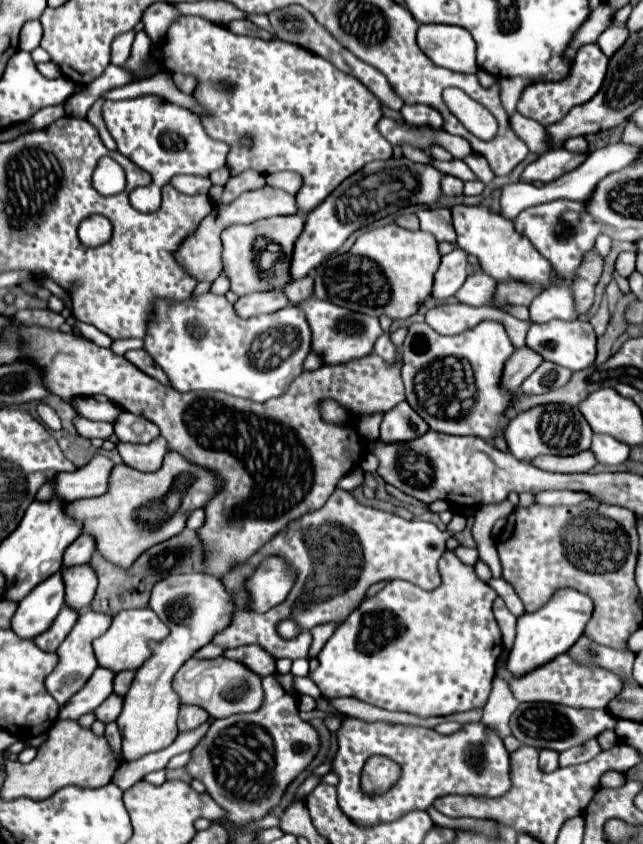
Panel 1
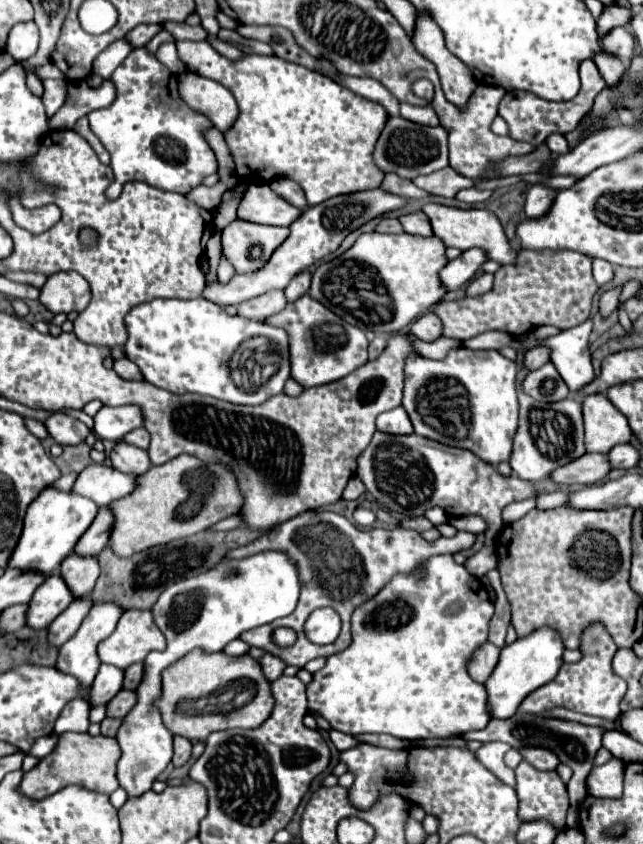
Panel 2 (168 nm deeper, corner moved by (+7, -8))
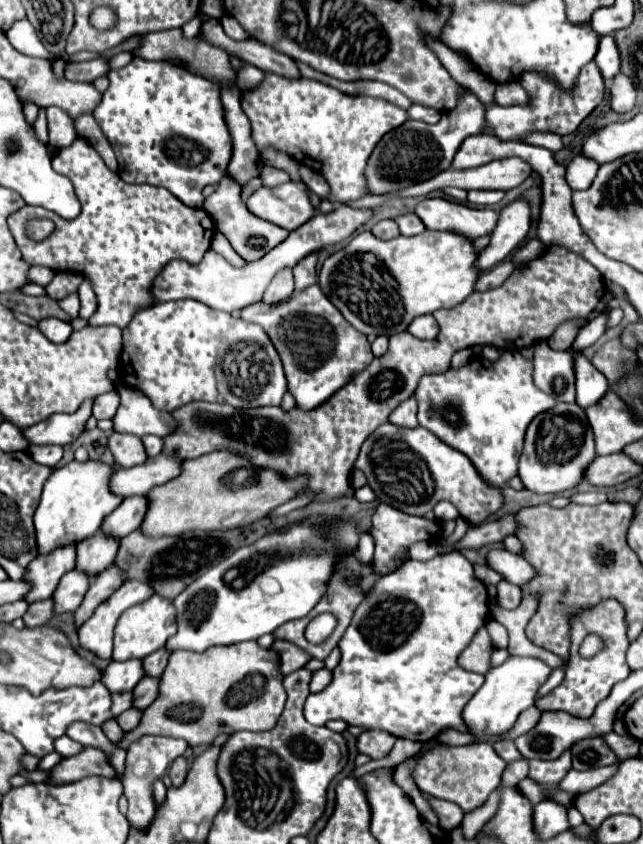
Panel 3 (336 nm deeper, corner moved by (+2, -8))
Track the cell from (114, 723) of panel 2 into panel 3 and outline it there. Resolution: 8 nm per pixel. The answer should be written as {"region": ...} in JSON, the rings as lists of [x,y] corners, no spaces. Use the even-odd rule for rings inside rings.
{"region":[[[132,707],[132,709],[124,711],[122,715],[118,715],[118,717],[116,717],[116,721],[118,721],[118,725],[128,733],[128,731],[132,731],[132,729],[136,729],[136,727],[138,727],[140,717],[142,717],[142,711],[140,711],[140,709],[136,709],[136,707]]]}

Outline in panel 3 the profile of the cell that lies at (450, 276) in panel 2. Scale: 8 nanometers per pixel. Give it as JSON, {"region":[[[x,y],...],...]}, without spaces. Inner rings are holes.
{"region":[[[524,199],[508,203],[498,213],[496,225],[498,227],[492,231],[490,245],[484,251],[480,251],[476,261],[482,271],[502,263],[514,249],[518,249],[518,245],[524,243],[530,231],[530,205]]]}

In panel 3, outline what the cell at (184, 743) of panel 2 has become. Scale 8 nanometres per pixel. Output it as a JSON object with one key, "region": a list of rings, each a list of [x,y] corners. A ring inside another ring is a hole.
{"region":[[[178,757],[172,767],[170,767],[170,779],[172,779],[172,787],[180,787],[186,779],[186,773],[188,773],[188,763],[184,757]]]}

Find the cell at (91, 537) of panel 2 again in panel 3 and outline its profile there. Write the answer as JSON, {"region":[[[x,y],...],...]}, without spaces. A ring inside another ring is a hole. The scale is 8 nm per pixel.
{"region":[[[126,497],[126,501],[104,519],[102,531],[116,537],[126,537],[130,531],[136,531],[142,525],[146,511],[148,497]]]}

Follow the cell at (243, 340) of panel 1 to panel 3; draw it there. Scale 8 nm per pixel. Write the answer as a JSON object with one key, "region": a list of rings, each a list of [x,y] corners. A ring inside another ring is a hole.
{"region":[[[194,299],[158,303],[132,317],[124,329],[120,377],[128,387],[142,391],[160,411],[174,411],[192,401],[228,403],[236,409],[252,409],[280,405],[286,393],[280,357],[276,349],[272,349],[268,335],[258,325],[242,321],[240,317],[232,317],[224,311],[214,311]]]}

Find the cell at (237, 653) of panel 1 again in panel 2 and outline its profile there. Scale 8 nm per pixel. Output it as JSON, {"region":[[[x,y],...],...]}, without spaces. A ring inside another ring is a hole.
{"region":[[[257,647],[249,649],[249,653],[247,653],[247,655],[251,655],[251,657],[261,665],[263,675],[265,675],[265,679],[267,679],[267,681],[275,681],[277,677],[281,677],[281,673],[283,673],[285,665],[283,665],[277,657],[273,657],[273,655],[265,653],[263,649],[257,649]]]}

